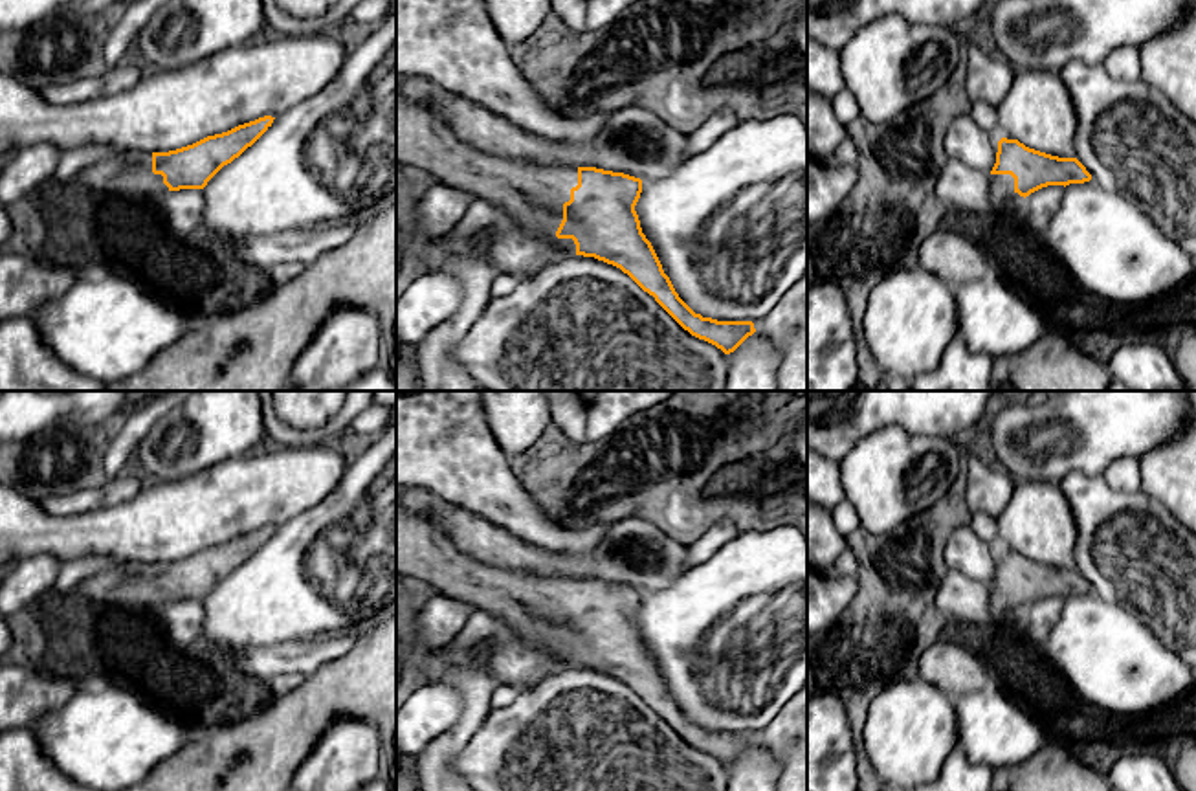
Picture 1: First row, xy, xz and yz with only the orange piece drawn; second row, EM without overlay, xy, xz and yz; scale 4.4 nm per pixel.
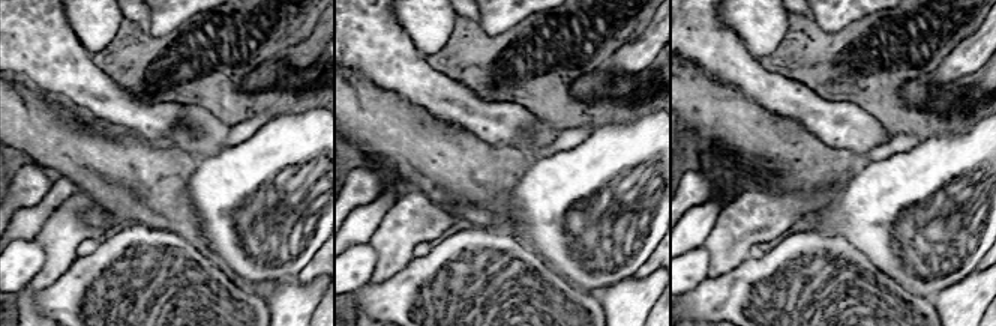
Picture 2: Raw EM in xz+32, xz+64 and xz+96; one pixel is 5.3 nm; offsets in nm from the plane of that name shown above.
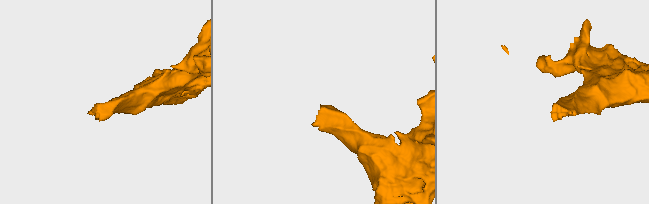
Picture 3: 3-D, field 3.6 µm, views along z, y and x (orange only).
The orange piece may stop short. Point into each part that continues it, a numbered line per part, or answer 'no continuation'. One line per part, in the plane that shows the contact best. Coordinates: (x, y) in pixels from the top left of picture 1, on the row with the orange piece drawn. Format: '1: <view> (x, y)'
1: xz (426, 142)

